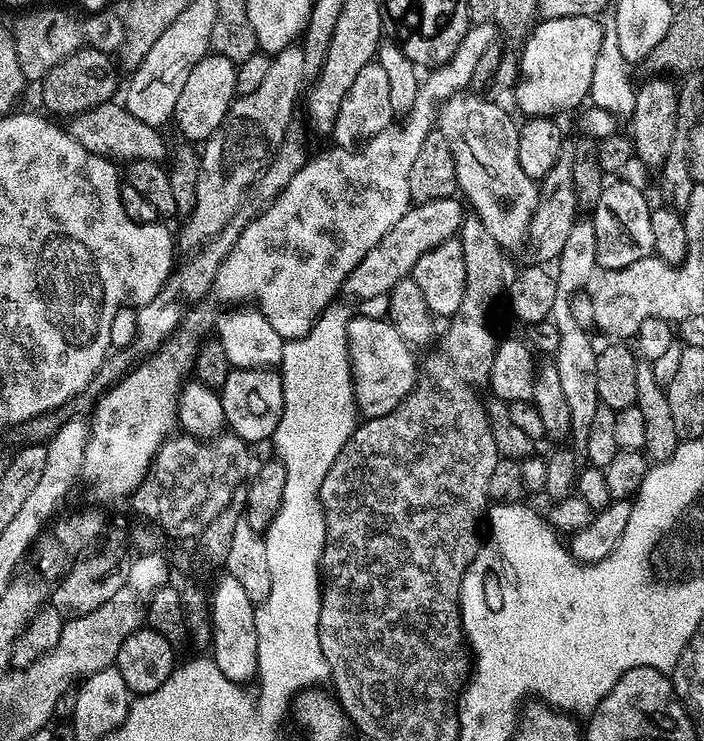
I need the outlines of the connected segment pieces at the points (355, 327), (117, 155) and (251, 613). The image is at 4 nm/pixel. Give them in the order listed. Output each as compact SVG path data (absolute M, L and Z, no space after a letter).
M353 315L348 322L348 357L352 360L352 385L359 415L364 418L390 414L412 392L418 375L417 353L387 318Z
M120 102L104 103L84 113L78 113L67 121L66 131L78 142L82 142L86 150L113 162L121 162L120 160L124 160L123 162L134 160L160 162L170 152L170 148L164 145L163 138L159 136L161 133L146 122L138 122L138 118L134 118L134 114L130 114Z
M227 574L221 575L213 592L209 595L210 618L212 624L212 644L210 656L218 670L226 678L236 683L247 683L257 672L258 638L255 601L249 598L238 580Z

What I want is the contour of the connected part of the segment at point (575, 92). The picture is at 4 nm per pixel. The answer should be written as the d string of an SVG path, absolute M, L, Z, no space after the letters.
M596 16L541 19L523 41L524 49L518 52L514 93L523 115L556 118L559 112L579 109L589 99L594 62L602 47L602 38L603 26Z

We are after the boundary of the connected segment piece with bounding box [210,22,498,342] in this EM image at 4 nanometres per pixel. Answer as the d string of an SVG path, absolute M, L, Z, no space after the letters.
M495 23L472 24L468 29L468 33L462 38L462 42L458 46L458 50L454 50L454 54L444 64L433 67L429 76L425 75L420 82L418 90L418 98L414 98L414 106L410 106L407 116L403 117L399 122L393 122L387 128L382 129L377 136L371 137L363 145L365 146L361 152L356 152L352 148L341 148L332 146L329 152L320 152L313 155L302 166L302 170L298 170L298 174L294 174L294 178L290 178L290 182L286 186L286 190L282 190L282 194L278 194L277 198L268 209L262 214L258 214L256 218L238 237L238 242L234 242L234 246L226 254L220 269L216 274L216 280L212 283L211 295L216 295L220 300L232 300L228 302L254 302L255 307L259 308L262 315L270 322L270 326L274 326L274 330L278 330L278 334L285 342L289 340L297 340L307 334L314 326L316 317L333 303L335 296L341 291L344 280L350 274L350 270L354 270L354 266L358 266L358 262L362 262L362 258L366 258L366 254L370 250L374 250L374 246L378 246L378 242L382 242L382 237L386 235L386 230L390 230L390 226L394 226L394 222L398 222L398 218L402 218L402 214L406 214L410 205L413 203L410 194L410 166L414 166L414 158L418 155L418 150L422 150L422 142L426 142L426 138L437 127L438 113L440 106L453 96L454 93L467 89L472 83L472 71L474 66L478 66L478 58L482 58L482 54L486 54L486 50L490 45L497 43L498 29Z

